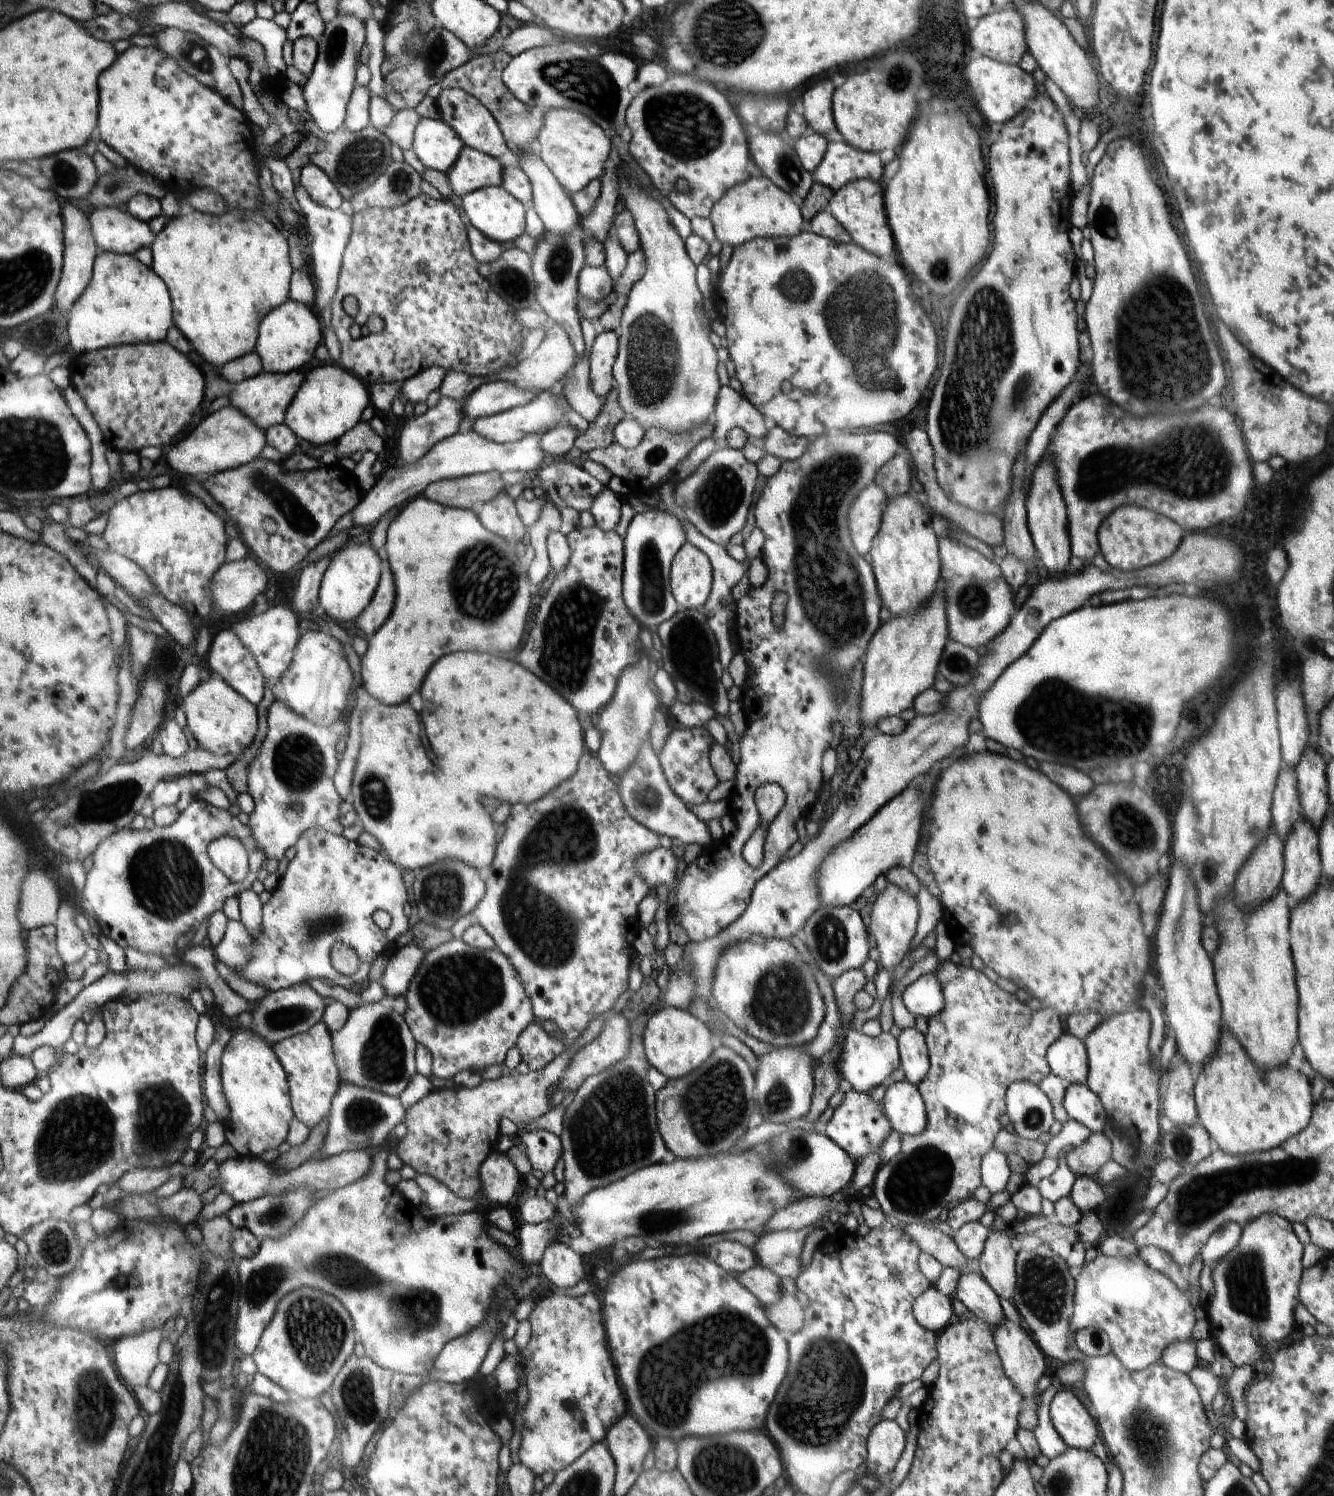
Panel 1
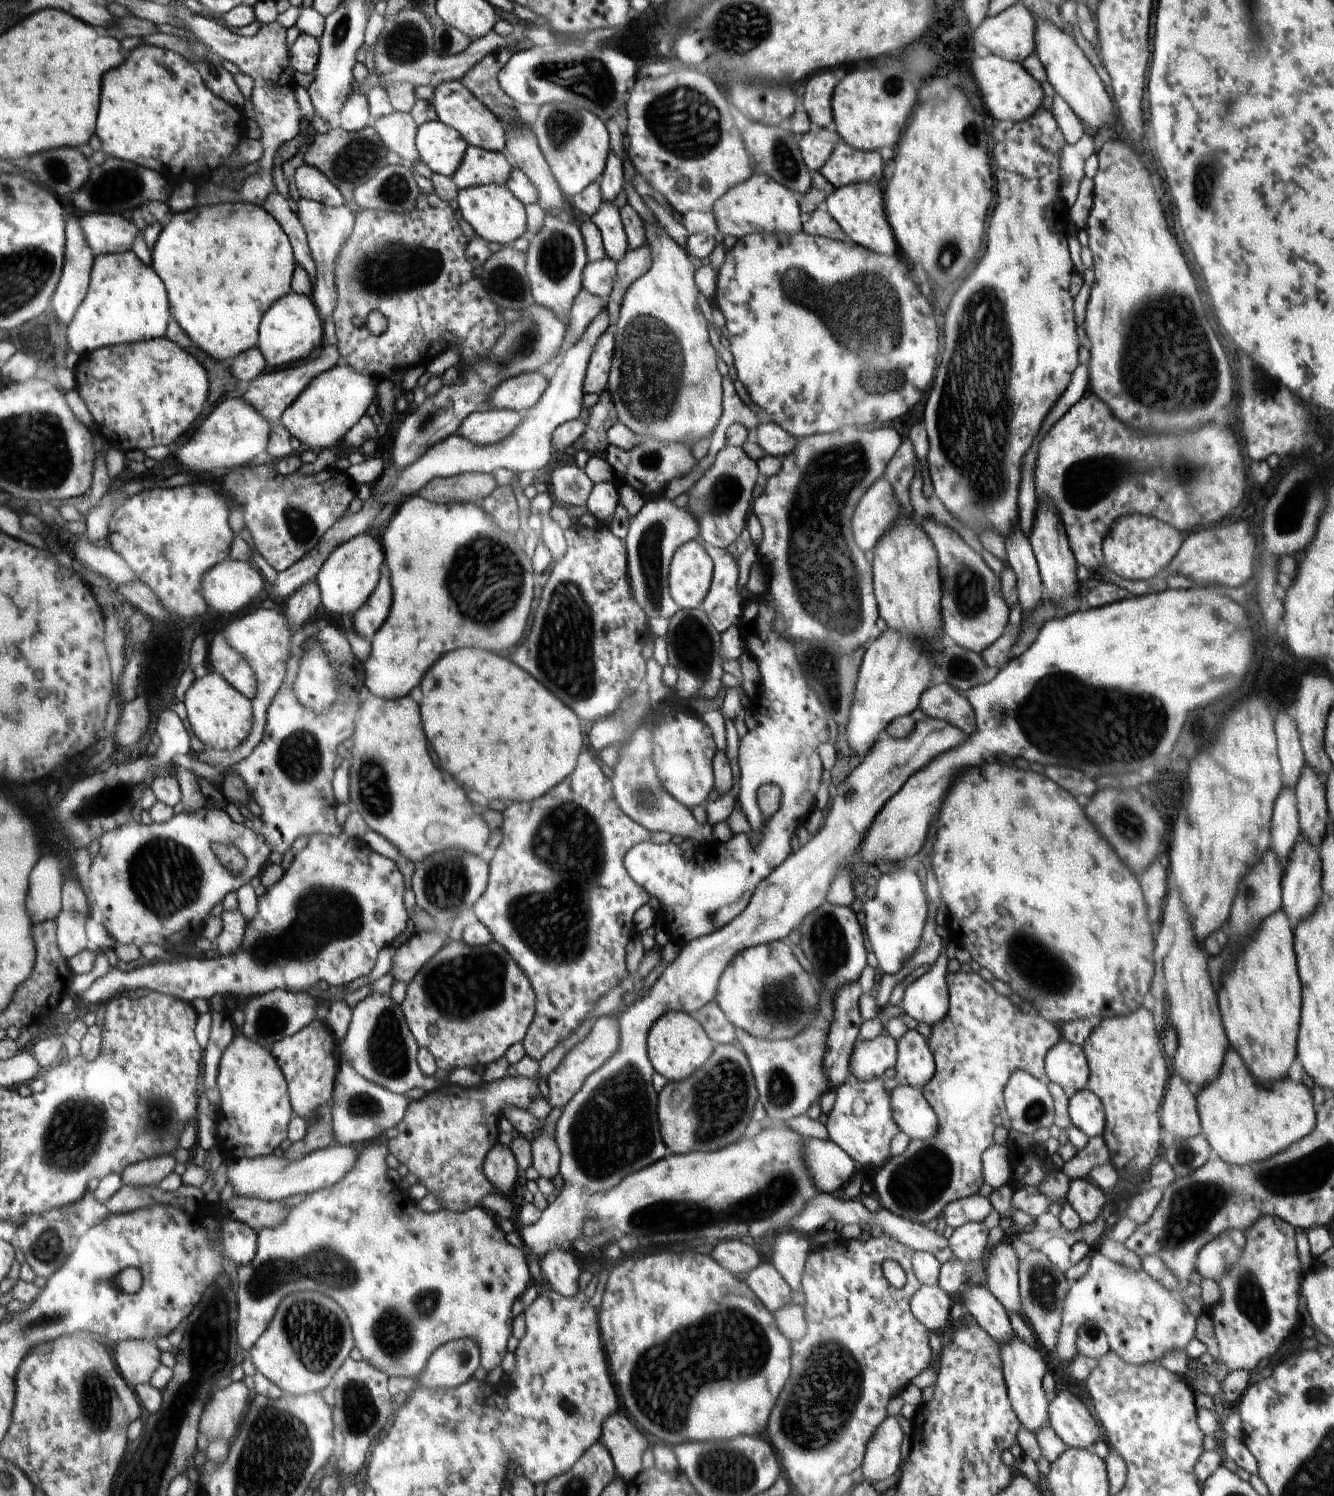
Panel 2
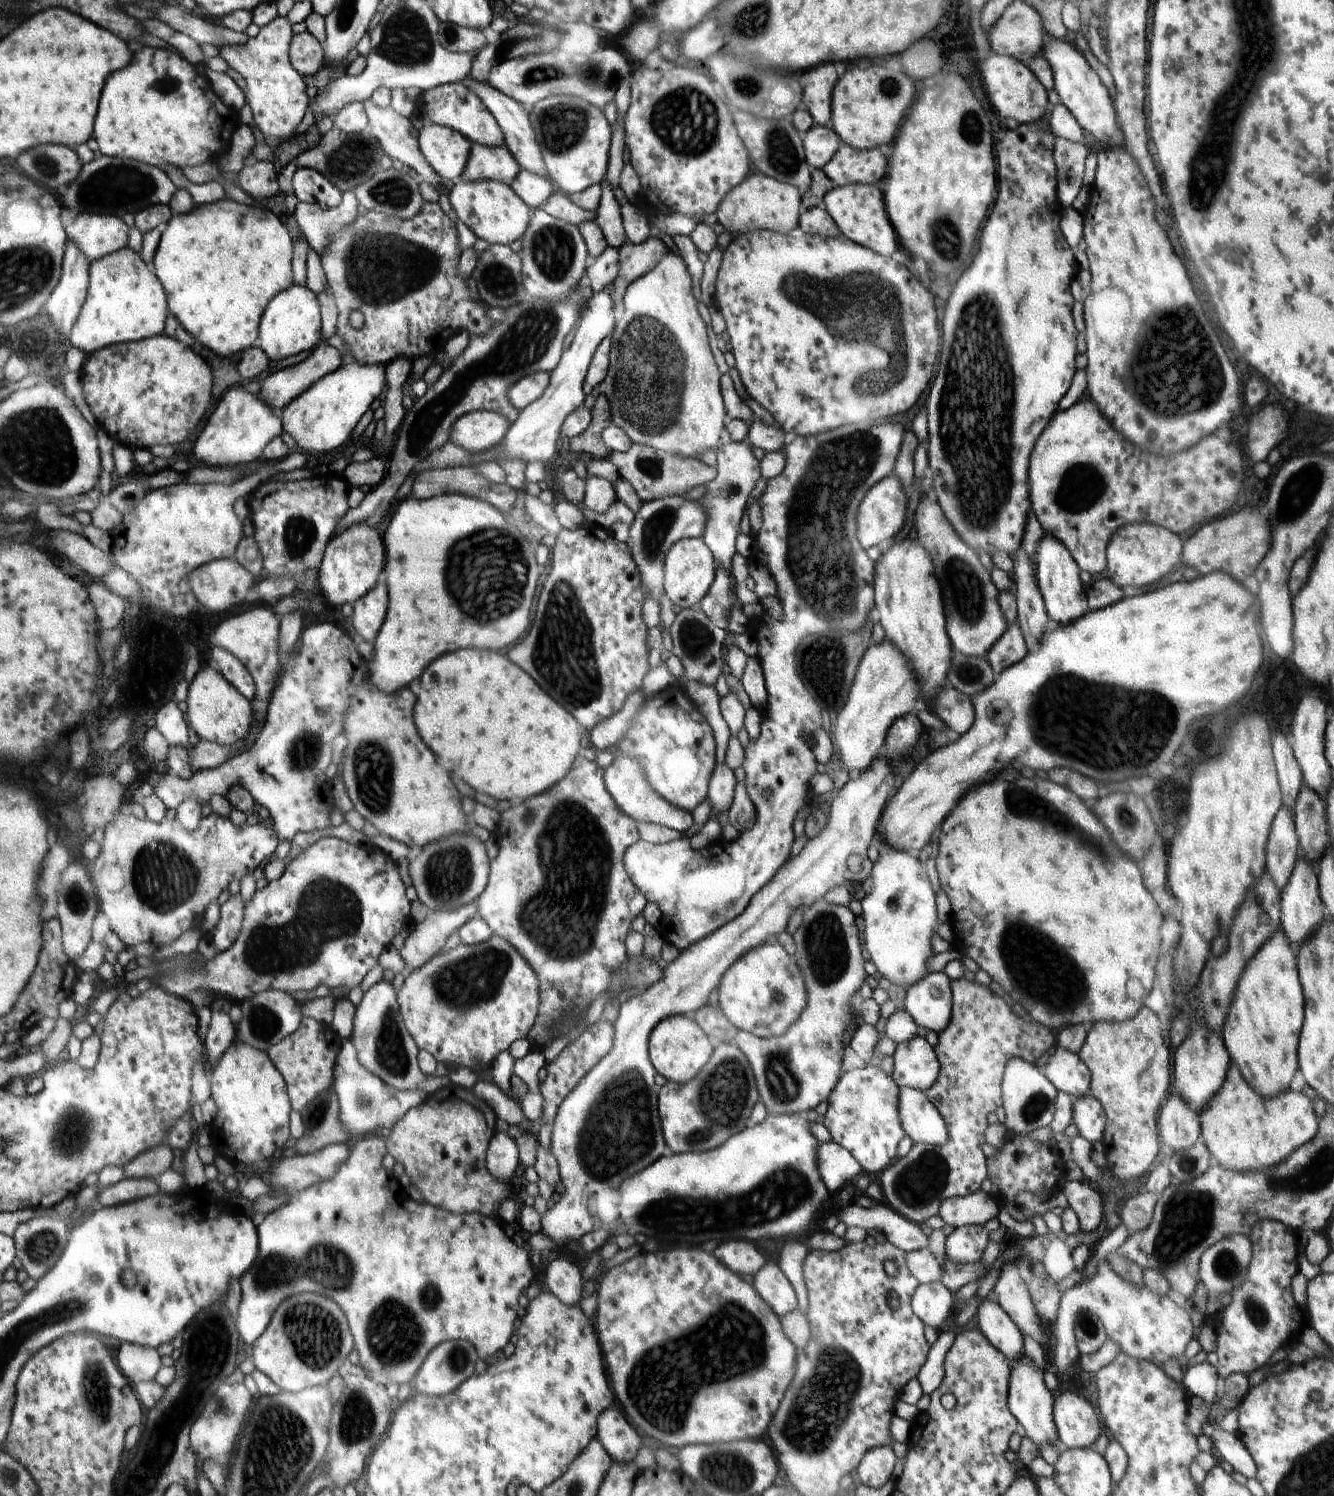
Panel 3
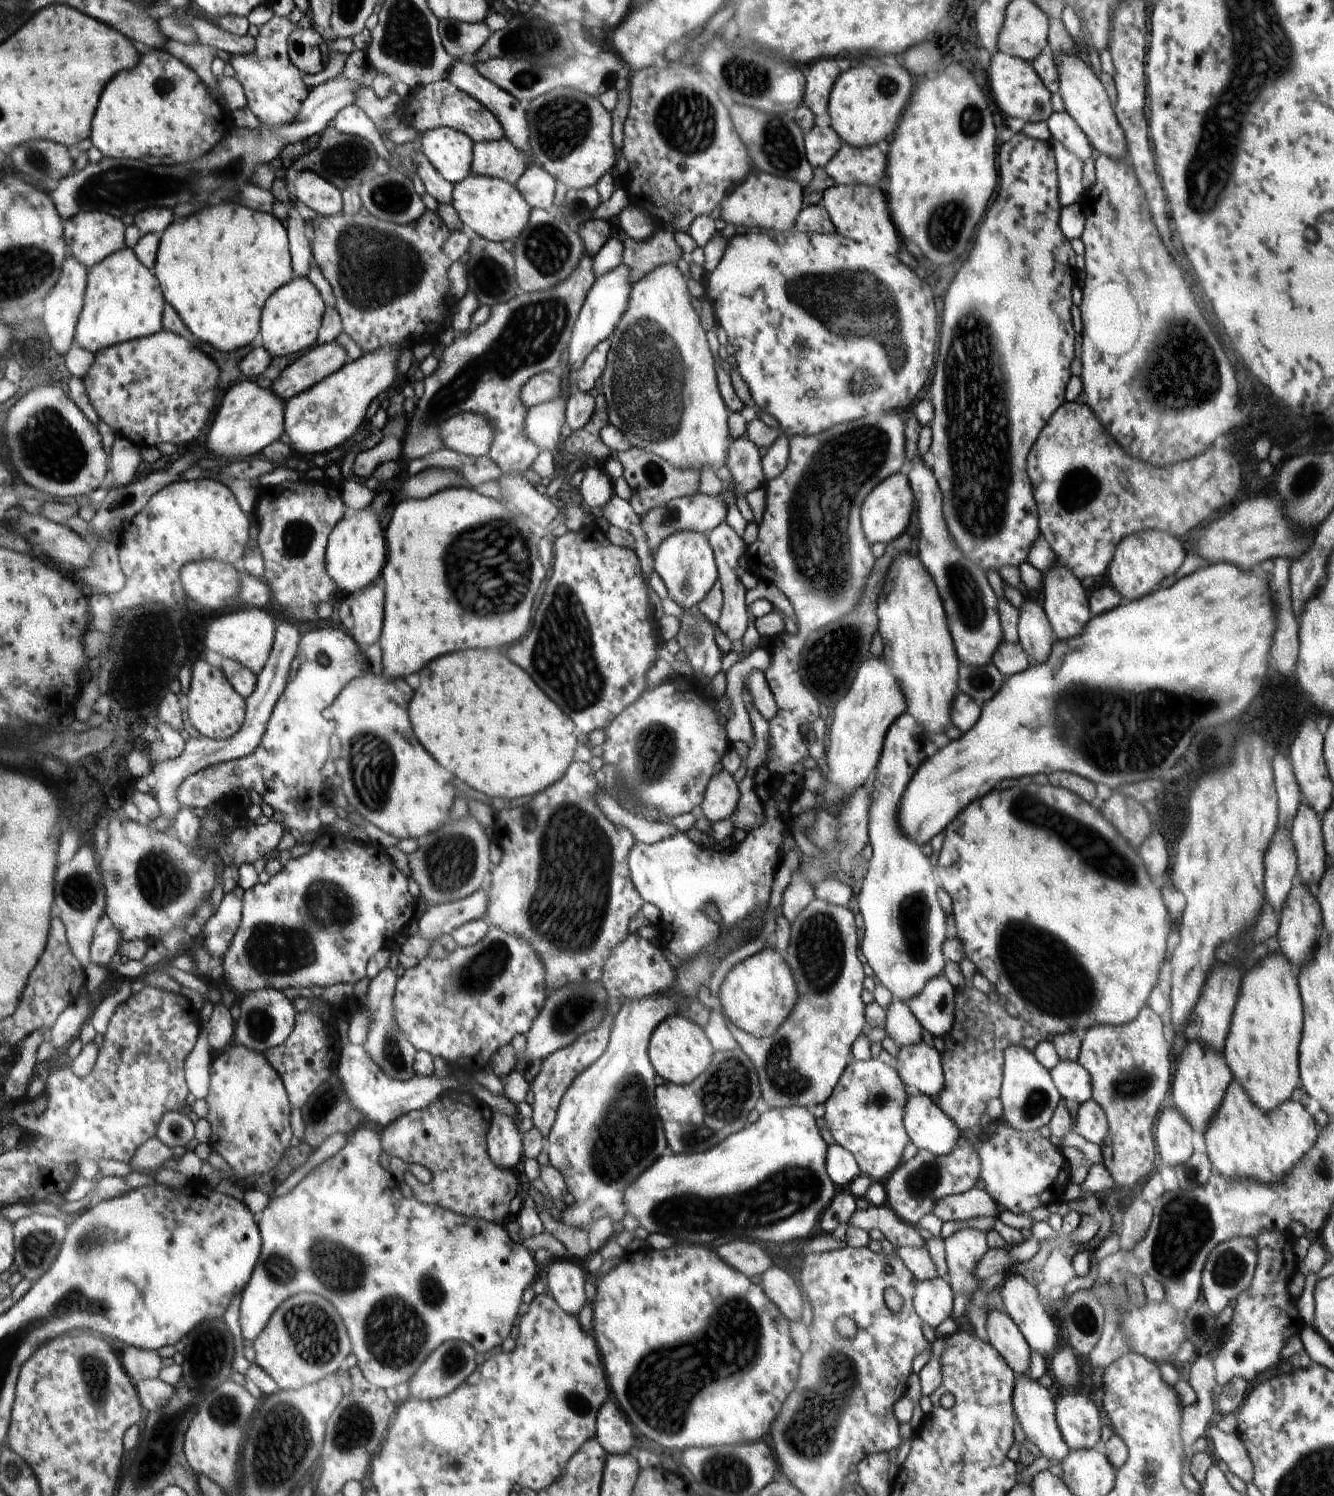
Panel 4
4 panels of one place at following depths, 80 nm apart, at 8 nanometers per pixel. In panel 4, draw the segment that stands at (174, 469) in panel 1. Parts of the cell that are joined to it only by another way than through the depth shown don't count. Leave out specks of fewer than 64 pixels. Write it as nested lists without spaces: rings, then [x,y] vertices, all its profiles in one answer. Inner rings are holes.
[[[247,379],[227,389],[222,397],[222,404],[219,404],[204,443],[207,452],[214,453],[220,460],[230,463],[232,456],[249,460],[264,447],[276,442],[285,432],[284,402],[265,383]]]

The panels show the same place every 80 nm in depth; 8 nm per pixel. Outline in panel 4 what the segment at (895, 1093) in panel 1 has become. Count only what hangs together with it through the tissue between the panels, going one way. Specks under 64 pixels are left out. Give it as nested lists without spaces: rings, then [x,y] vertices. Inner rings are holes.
[[[908,1090],[903,1125],[909,1140],[918,1149],[926,1149],[936,1156],[947,1155],[958,1137],[957,1126],[928,1095]]]

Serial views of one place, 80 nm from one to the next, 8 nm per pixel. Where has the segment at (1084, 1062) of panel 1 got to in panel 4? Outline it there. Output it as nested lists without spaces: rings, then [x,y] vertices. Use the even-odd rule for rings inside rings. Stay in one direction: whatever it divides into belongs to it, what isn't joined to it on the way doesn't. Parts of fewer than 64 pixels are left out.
[[[1060,1059],[1058,1064],[1049,1070],[1049,1073],[1062,1099],[1076,1100],[1078,1104],[1082,1105],[1091,1097],[1090,1073],[1077,1060]]]

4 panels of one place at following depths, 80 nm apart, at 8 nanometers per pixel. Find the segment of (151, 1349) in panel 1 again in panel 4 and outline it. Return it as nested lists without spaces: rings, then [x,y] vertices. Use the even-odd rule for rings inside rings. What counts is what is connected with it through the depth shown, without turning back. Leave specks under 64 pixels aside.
[[[126,1345],[122,1356],[124,1368],[136,1382],[158,1378],[160,1369],[164,1366],[158,1351]]]

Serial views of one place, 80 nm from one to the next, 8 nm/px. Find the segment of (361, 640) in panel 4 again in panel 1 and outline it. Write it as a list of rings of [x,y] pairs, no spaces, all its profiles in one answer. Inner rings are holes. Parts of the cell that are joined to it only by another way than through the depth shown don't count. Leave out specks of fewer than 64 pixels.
[[[384,566],[384,577],[379,580],[378,590],[362,615],[355,620],[358,628],[366,634],[375,634],[387,622],[392,606],[394,606],[395,576],[388,566]]]

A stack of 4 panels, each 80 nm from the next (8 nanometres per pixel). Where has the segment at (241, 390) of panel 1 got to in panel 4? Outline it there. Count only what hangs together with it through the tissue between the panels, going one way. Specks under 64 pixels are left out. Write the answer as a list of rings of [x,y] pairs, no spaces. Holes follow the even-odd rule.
[[[336,341],[315,345],[284,368],[269,389],[286,402],[334,375],[348,360],[344,348]]]

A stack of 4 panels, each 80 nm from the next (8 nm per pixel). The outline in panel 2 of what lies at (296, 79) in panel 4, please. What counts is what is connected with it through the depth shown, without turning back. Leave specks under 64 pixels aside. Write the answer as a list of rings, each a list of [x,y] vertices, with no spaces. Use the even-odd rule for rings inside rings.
[[[184,5],[172,7],[176,18],[184,24],[186,30],[198,36],[198,39],[205,43],[212,51],[213,56],[224,59],[236,65],[242,74],[250,76],[254,80],[254,90],[250,100],[254,105],[254,121],[262,129],[258,137],[264,149],[262,158],[258,160],[259,169],[255,174],[242,180],[240,190],[236,191],[234,203],[251,203],[262,206],[266,198],[276,192],[276,184],[272,178],[274,172],[274,156],[280,148],[280,144],[293,140],[300,132],[300,119],[303,116],[298,100],[296,100],[296,89],[298,84],[295,80],[295,72],[290,63],[290,50],[287,47],[287,29],[278,20],[271,24],[260,26],[258,34],[254,37],[238,36],[218,24],[216,20],[203,18],[193,14]]]

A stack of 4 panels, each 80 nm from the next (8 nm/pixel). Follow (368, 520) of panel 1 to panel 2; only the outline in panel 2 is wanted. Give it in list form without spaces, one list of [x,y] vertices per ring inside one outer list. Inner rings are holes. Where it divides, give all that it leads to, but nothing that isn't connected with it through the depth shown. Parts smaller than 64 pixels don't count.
[[[607,308],[602,310],[588,324],[584,334],[572,346],[565,347],[558,362],[548,372],[547,391],[540,396],[540,400],[526,410],[524,420],[518,424],[515,432],[512,432],[508,439],[497,444],[474,444],[472,440],[462,436],[448,436],[448,439],[436,443],[421,459],[416,460],[410,466],[398,468],[387,462],[385,472],[373,487],[370,487],[366,494],[380,496],[382,507],[395,509],[402,500],[408,496],[418,495],[418,490],[426,486],[432,478],[447,478],[465,473],[492,474],[496,470],[505,469],[516,472],[520,475],[524,471],[533,473],[541,468],[547,468],[552,458],[552,432],[558,426],[570,420],[579,418],[584,413],[582,409],[583,384],[594,346],[600,340],[602,334],[611,330],[610,318]]]

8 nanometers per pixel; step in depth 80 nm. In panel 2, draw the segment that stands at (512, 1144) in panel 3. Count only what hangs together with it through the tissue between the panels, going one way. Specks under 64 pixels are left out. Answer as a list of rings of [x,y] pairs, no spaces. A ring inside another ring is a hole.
[[[496,1144],[487,1156],[483,1170],[484,1176],[492,1182],[496,1193],[508,1197],[514,1188],[514,1182],[518,1180],[515,1153],[512,1152],[510,1146]]]

